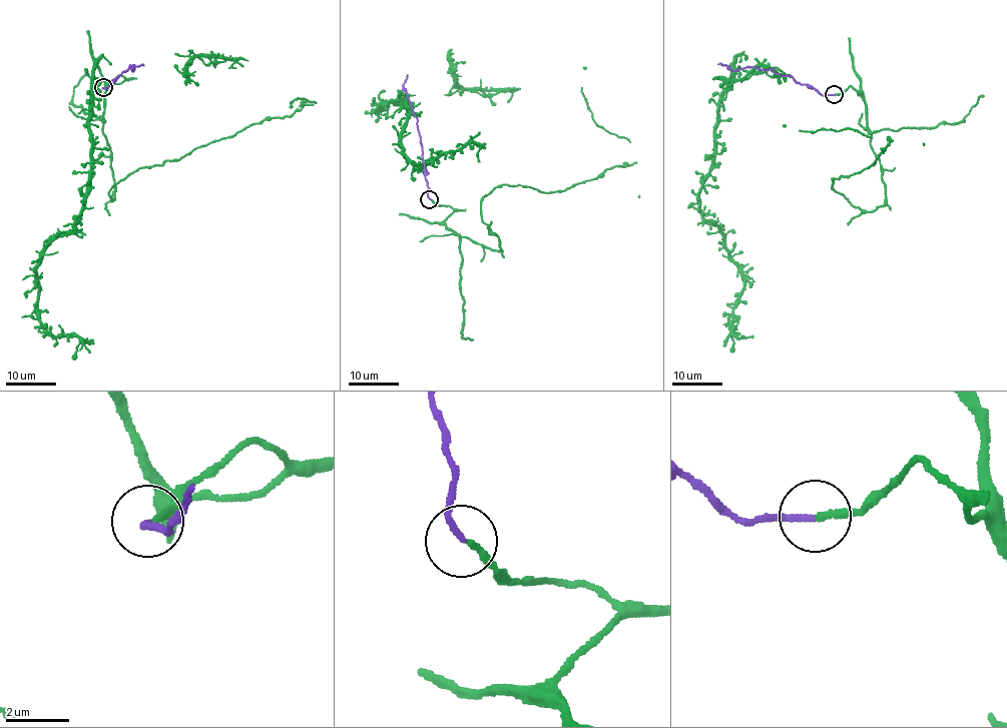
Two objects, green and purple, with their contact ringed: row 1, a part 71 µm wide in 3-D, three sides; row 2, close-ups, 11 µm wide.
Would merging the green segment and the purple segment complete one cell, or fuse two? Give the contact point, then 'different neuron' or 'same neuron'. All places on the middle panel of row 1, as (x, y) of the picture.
(429, 199) | same neuron

